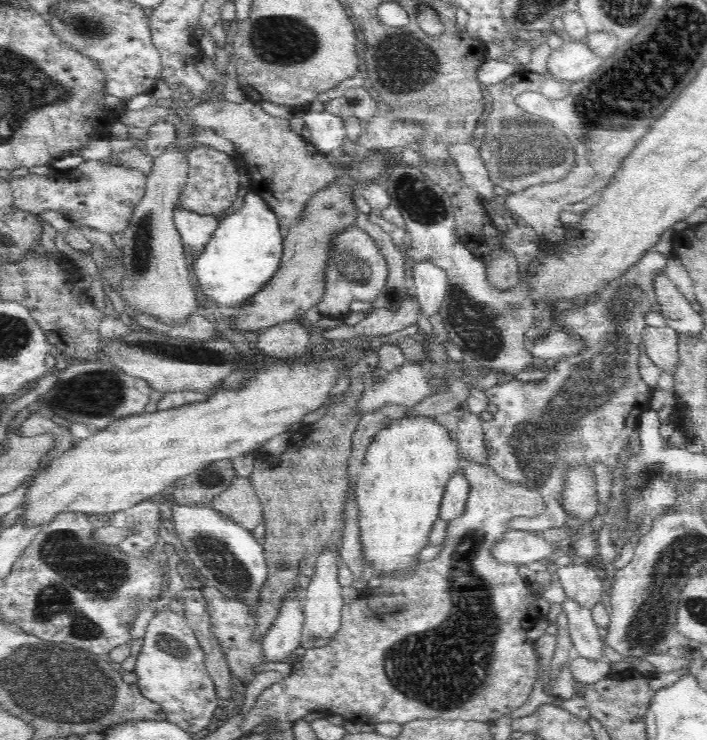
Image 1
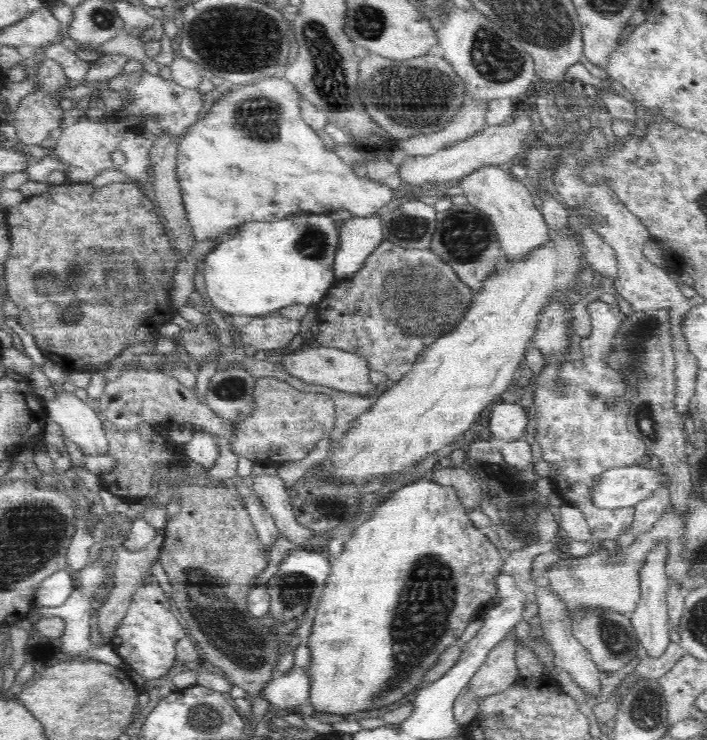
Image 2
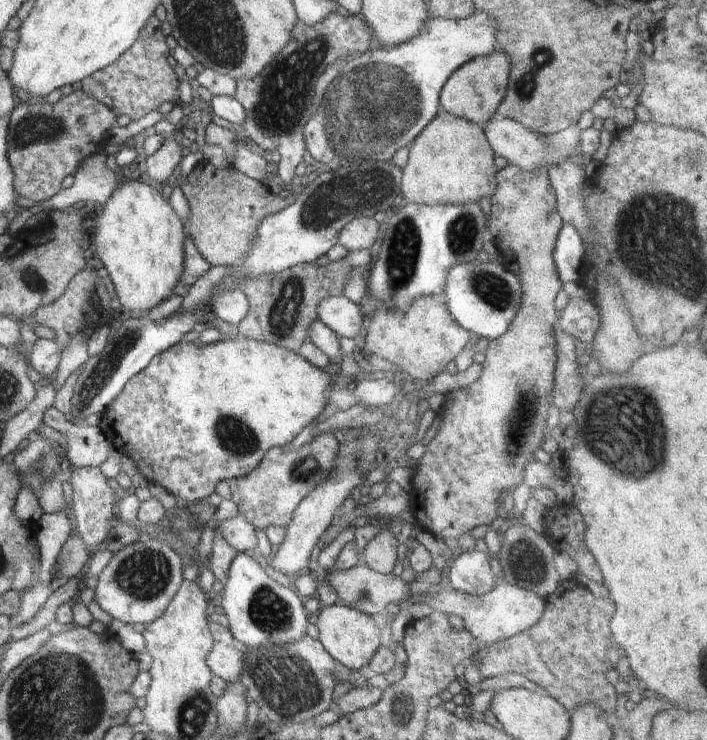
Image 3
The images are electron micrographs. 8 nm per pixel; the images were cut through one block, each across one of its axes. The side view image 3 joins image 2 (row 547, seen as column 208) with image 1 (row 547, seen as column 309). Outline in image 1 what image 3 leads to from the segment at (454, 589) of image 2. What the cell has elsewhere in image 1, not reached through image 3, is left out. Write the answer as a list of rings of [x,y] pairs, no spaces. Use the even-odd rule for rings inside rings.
[[[404,417],[400,420],[394,420],[386,428],[382,428],[380,432],[372,440],[368,450],[366,451],[365,461],[361,470],[361,473],[357,476],[357,485],[355,488],[355,501],[358,504],[358,516],[360,516],[359,534],[360,542],[362,545],[363,556],[365,558],[365,566],[373,566],[375,569],[374,574],[383,574],[383,576],[390,577],[396,576],[396,574],[410,574],[414,571],[414,566],[420,564],[420,558],[417,554],[424,548],[428,546],[428,536],[430,536],[430,530],[432,530],[432,525],[436,520],[438,520],[438,514],[440,512],[440,504],[444,496],[446,485],[452,475],[458,471],[462,471],[462,463],[458,454],[458,445],[454,439],[450,438],[448,435],[448,429],[442,427],[440,423],[434,420],[434,418],[426,417]]]

